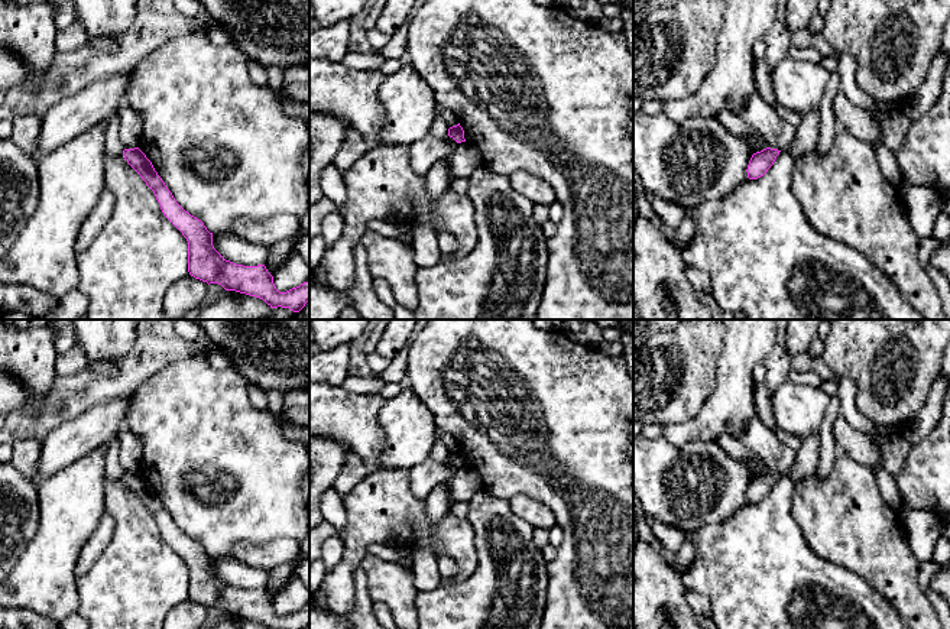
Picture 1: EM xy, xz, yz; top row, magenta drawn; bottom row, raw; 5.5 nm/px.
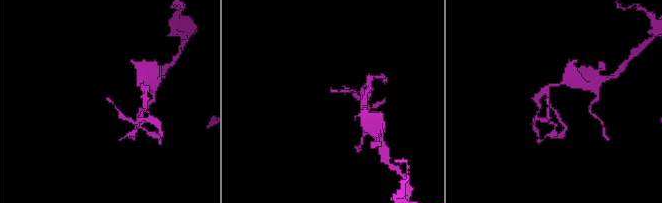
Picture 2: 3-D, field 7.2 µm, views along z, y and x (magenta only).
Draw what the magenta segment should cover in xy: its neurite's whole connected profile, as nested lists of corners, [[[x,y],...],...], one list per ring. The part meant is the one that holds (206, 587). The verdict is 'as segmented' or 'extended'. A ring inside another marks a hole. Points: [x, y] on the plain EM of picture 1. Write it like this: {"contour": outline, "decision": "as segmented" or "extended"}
{"contour": [[[124,473],[127,487],[153,515],[163,539],[188,565],[188,596],[195,603],[218,607],[226,615],[236,615],[263,623],[268,629],[305,629],[309,625],[309,606],[286,616],[279,616],[265,589],[243,590],[226,584],[213,570],[213,557],[204,547],[185,535],[174,522],[152,486],[139,473]]], "decision": "as segmented"}

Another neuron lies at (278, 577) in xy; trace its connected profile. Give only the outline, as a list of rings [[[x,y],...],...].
[[[278,567],[269,570],[268,583],[265,590],[268,596],[273,600],[275,594],[292,578],[295,573],[289,567]]]

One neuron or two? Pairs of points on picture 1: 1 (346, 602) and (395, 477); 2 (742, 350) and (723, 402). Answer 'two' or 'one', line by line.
1: one
2: one

